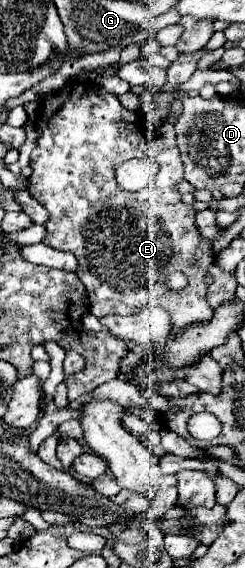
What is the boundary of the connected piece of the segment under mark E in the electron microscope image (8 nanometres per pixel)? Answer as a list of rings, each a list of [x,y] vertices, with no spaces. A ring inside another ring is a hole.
[[[69,84],[65,86],[61,92],[57,94],[51,94],[45,98],[43,102],[43,118],[39,118],[39,130],[41,130],[41,136],[31,152],[31,166],[33,166],[33,174],[29,178],[29,194],[45,206],[45,210],[49,212],[49,220],[45,224],[47,228],[47,234],[43,238],[43,244],[55,248],[55,250],[65,250],[65,252],[71,252],[75,254],[77,262],[79,262],[79,268],[77,268],[77,276],[79,280],[85,284],[87,288],[87,294],[89,294],[89,304],[91,304],[91,314],[97,316],[97,318],[103,318],[107,314],[135,314],[135,310],[139,310],[139,306],[161,306],[161,308],[167,308],[169,314],[171,314],[171,320],[173,320],[173,332],[175,330],[183,330],[183,326],[189,326],[191,322],[205,322],[207,318],[211,318],[213,310],[211,306],[207,304],[207,288],[209,284],[205,282],[205,276],[209,276],[209,266],[213,266],[213,254],[211,254],[211,248],[213,248],[213,242],[205,242],[201,240],[199,236],[199,230],[197,230],[197,224],[195,224],[195,214],[197,210],[193,206],[187,206],[181,202],[181,196],[177,196],[173,192],[171,186],[155,186],[155,190],[151,192],[127,192],[127,190],[121,190],[117,180],[115,180],[115,168],[125,162],[125,160],[131,160],[131,158],[143,158],[143,146],[147,144],[147,138],[143,136],[143,130],[139,128],[137,124],[137,114],[133,112],[127,112],[119,98],[115,94],[101,94],[97,92],[97,88],[93,88],[91,84]],[[173,272],[183,272],[189,280],[189,284],[183,288],[183,290],[169,290],[165,286],[167,278],[173,274]]]

